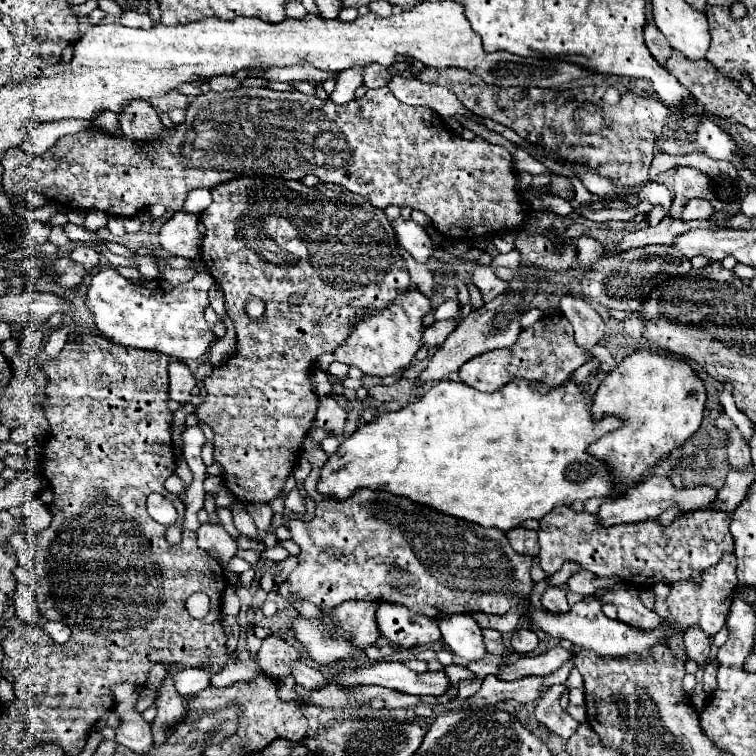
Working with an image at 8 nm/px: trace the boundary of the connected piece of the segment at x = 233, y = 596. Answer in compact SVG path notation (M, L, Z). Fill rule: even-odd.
M232 584L222 594L222 612L230 614L230 616L236 616L240 612L240 600L238 600L236 588Z

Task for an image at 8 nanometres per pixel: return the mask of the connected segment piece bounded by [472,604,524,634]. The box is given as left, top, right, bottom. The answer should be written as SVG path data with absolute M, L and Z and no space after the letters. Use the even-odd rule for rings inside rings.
M520 604L518 608L510 610L504 616L488 616L484 612L482 614L472 614L472 616L474 616L474 620L478 622L480 628L494 628L494 630L506 634L506 632L512 632L518 626L518 622L522 618L522 610L524 610L524 606Z

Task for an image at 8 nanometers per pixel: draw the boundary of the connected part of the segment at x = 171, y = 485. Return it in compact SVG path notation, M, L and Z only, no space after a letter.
M172 474L172 476L166 480L166 490L168 490L170 494L174 494L174 496L182 496L182 494L186 492L186 486L184 486L184 482L182 482L176 474Z

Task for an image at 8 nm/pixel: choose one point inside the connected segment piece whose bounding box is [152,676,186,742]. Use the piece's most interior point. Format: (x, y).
(171, 708)

